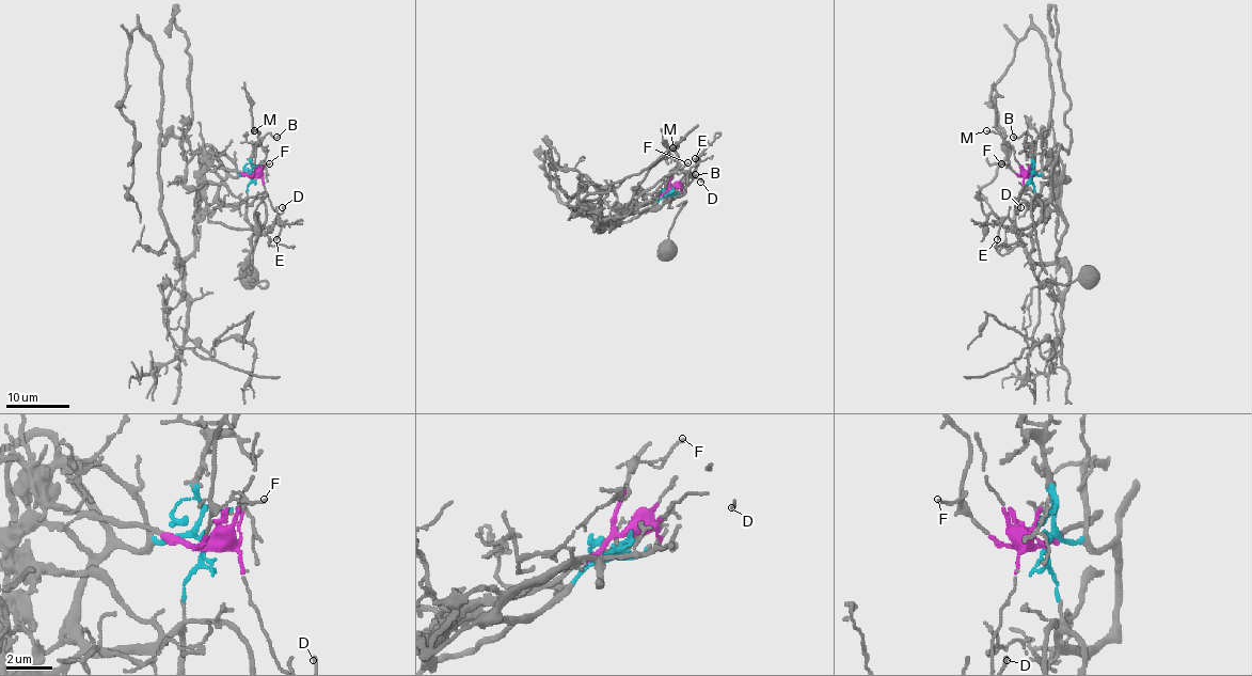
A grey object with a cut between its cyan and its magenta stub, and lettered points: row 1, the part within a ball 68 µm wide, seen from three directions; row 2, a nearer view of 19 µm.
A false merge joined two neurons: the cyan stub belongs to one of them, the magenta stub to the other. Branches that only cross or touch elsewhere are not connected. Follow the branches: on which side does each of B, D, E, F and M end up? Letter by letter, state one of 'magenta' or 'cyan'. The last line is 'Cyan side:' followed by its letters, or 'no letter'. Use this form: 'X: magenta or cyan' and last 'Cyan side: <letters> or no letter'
B: cyan
D: magenta
E: cyan
F: magenta
M: magenta
Cyan side: B, E

